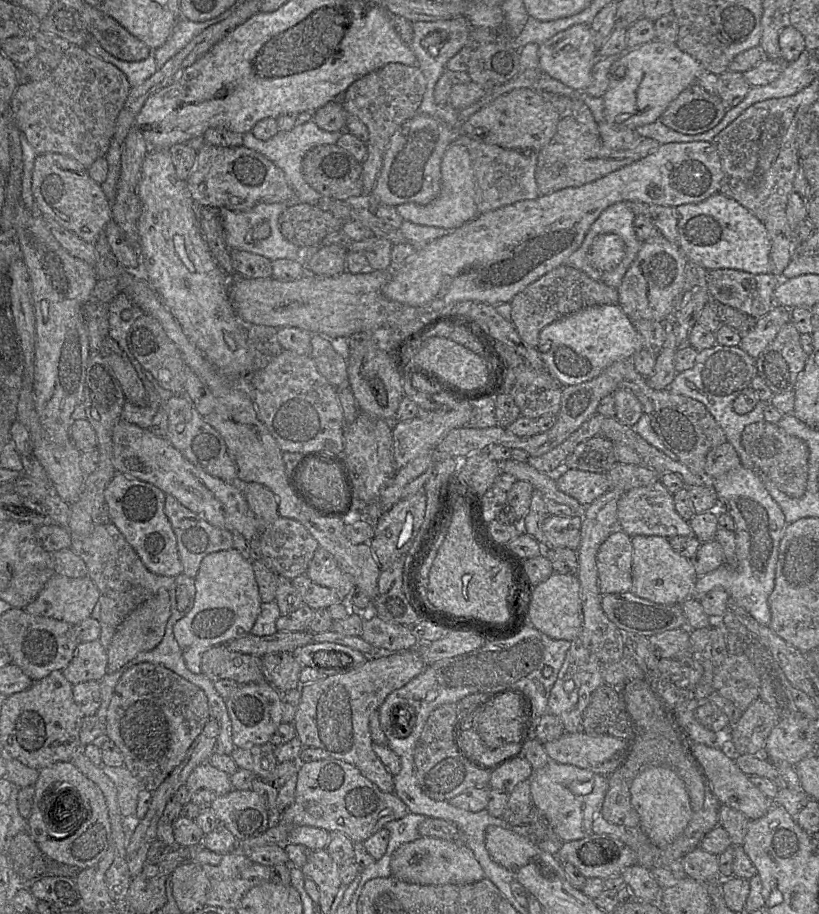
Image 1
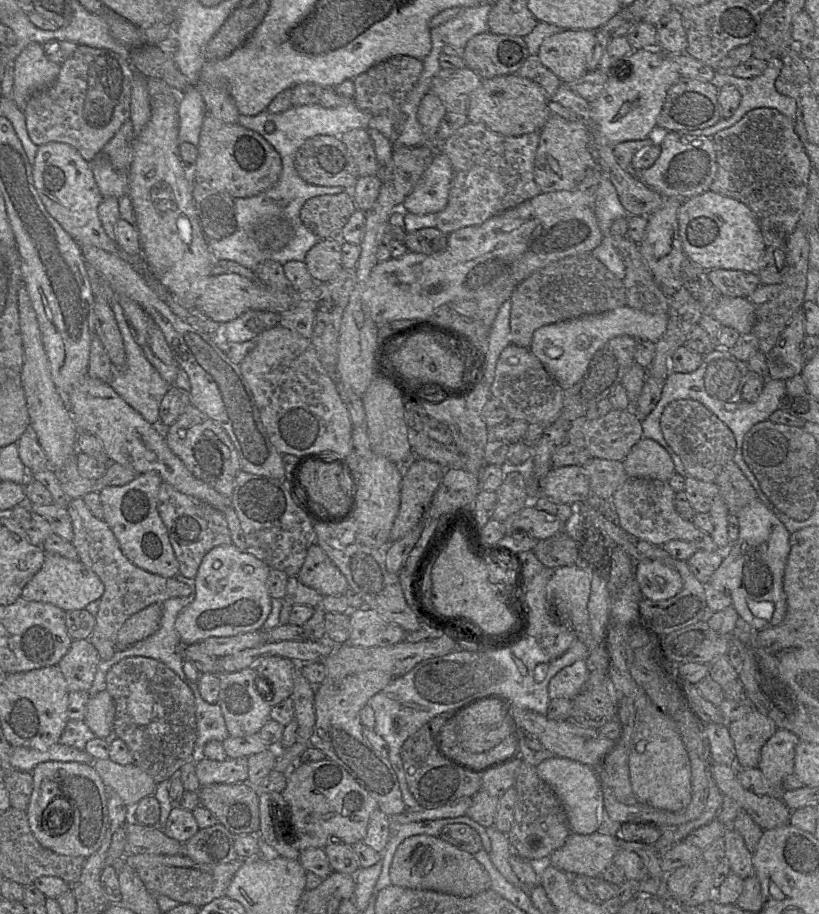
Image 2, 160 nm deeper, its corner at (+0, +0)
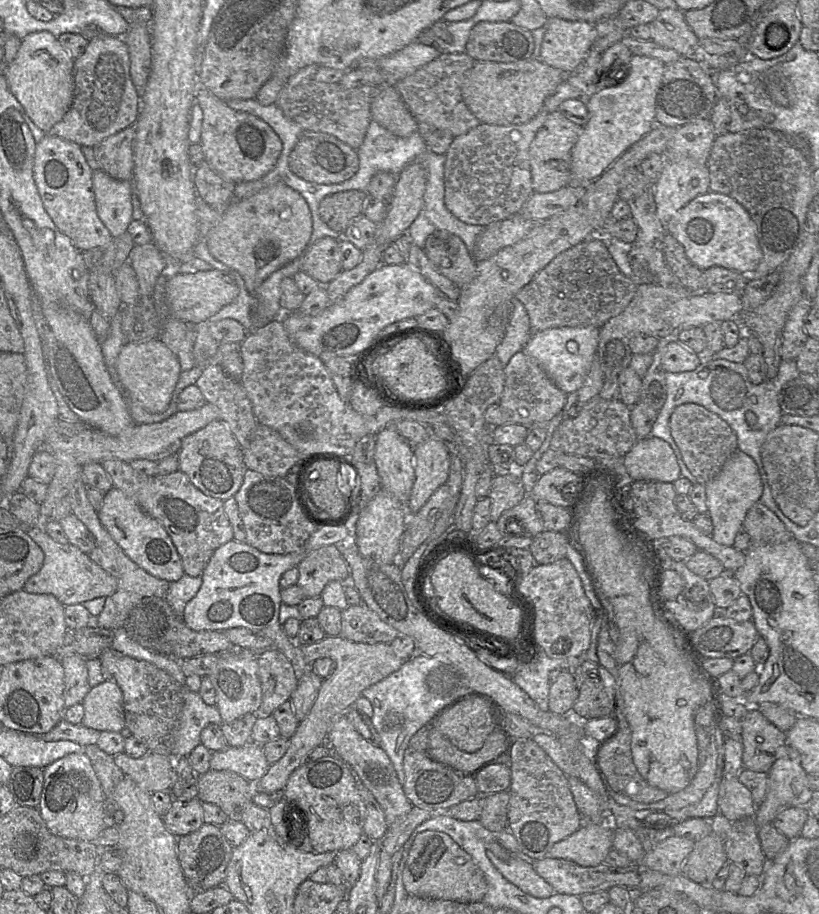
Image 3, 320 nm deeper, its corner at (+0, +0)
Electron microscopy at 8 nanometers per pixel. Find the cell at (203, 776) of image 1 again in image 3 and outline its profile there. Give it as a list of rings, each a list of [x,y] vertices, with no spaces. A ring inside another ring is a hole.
[[[253,742],[241,747],[227,746],[212,752],[210,759],[210,769],[235,772],[253,785],[264,776],[269,766],[262,746]]]

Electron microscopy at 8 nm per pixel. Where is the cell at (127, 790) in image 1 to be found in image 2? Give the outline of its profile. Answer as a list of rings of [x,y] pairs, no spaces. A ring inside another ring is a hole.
[[[98,759],[92,764],[107,789],[117,793],[128,808],[133,809],[144,797],[154,794],[157,783],[136,764],[120,765],[110,759]]]

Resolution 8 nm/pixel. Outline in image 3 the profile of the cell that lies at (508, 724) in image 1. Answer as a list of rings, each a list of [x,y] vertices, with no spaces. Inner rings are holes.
[[[480,698],[464,700],[431,723],[455,747],[466,753],[481,749],[494,731],[488,703]]]

